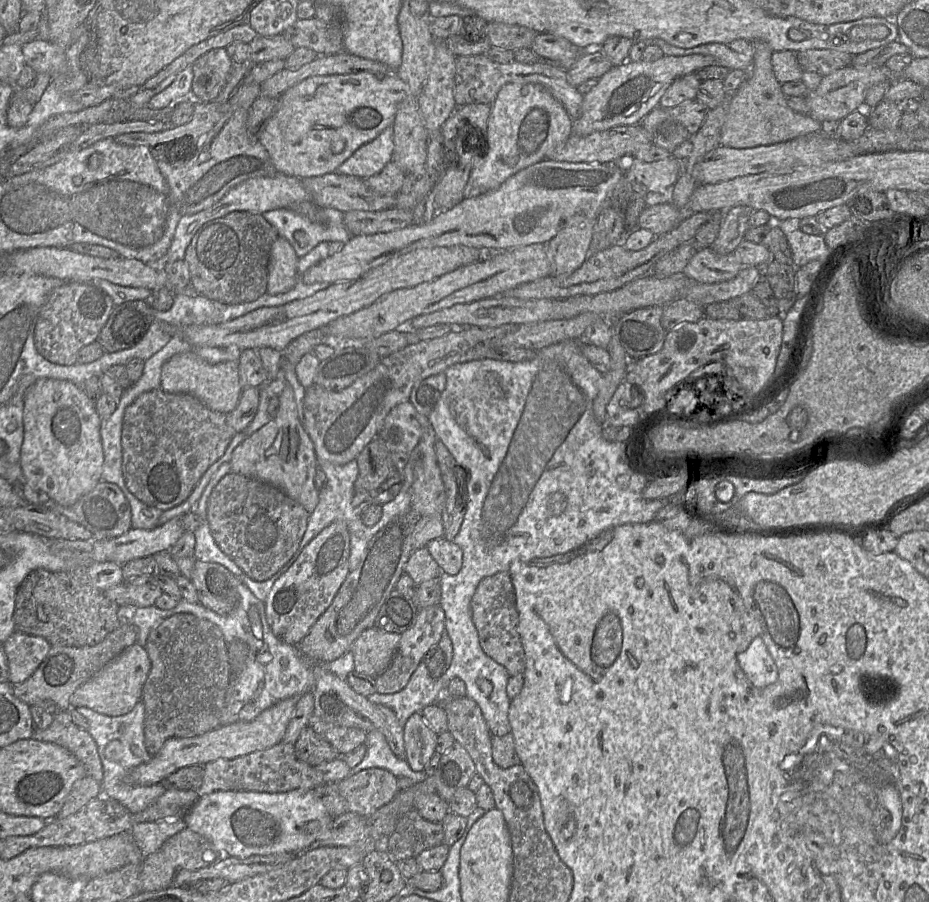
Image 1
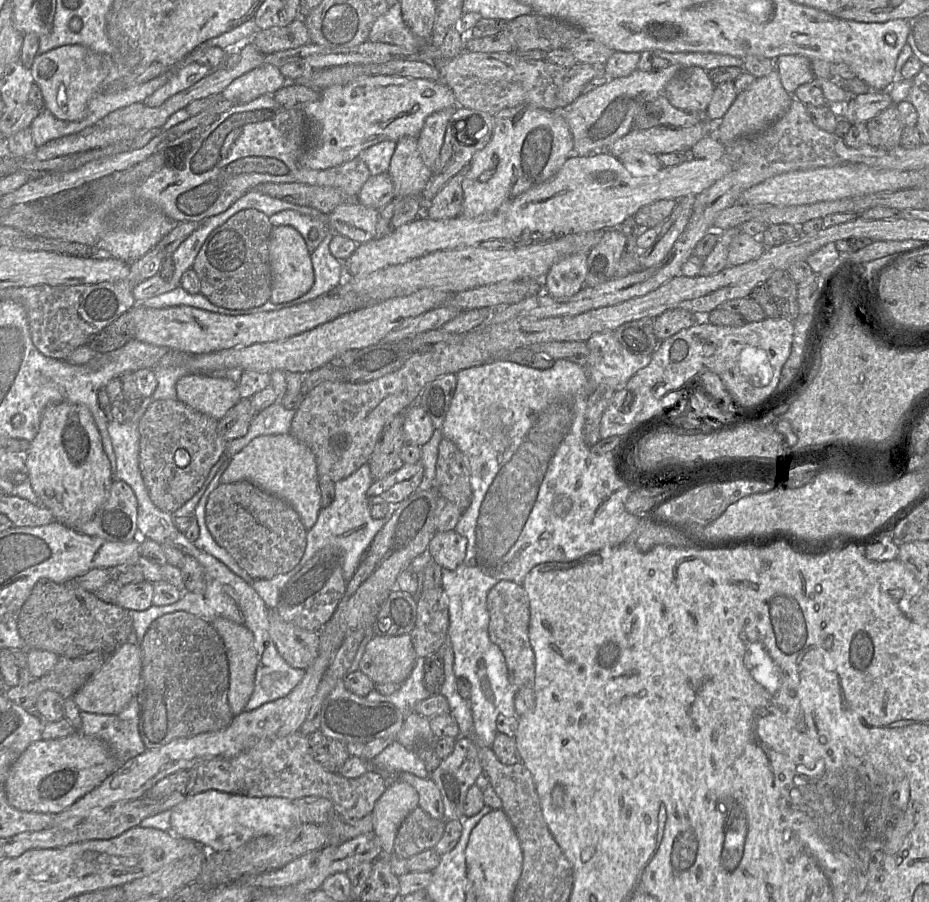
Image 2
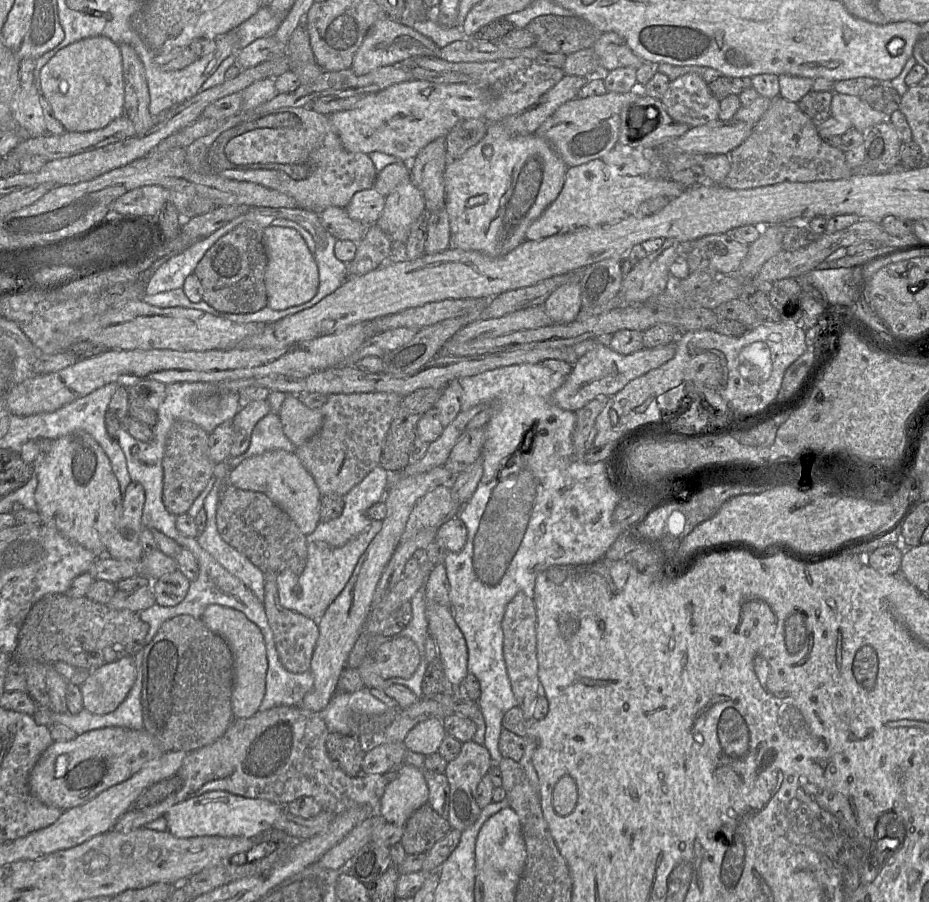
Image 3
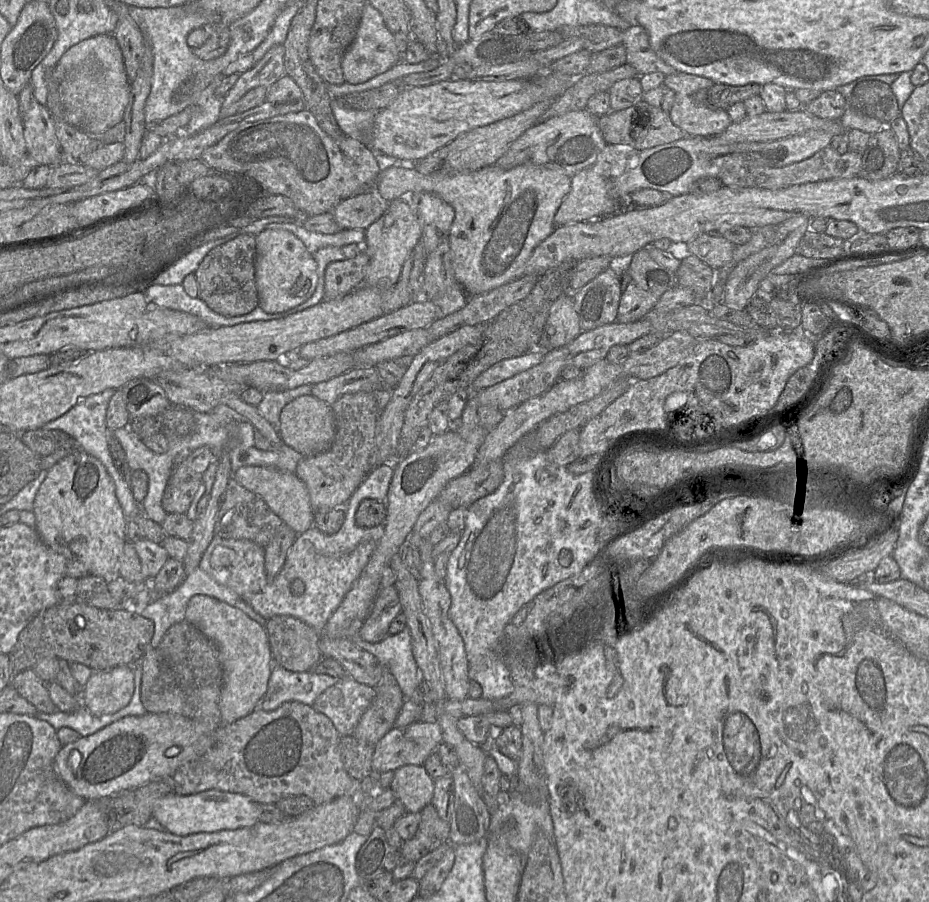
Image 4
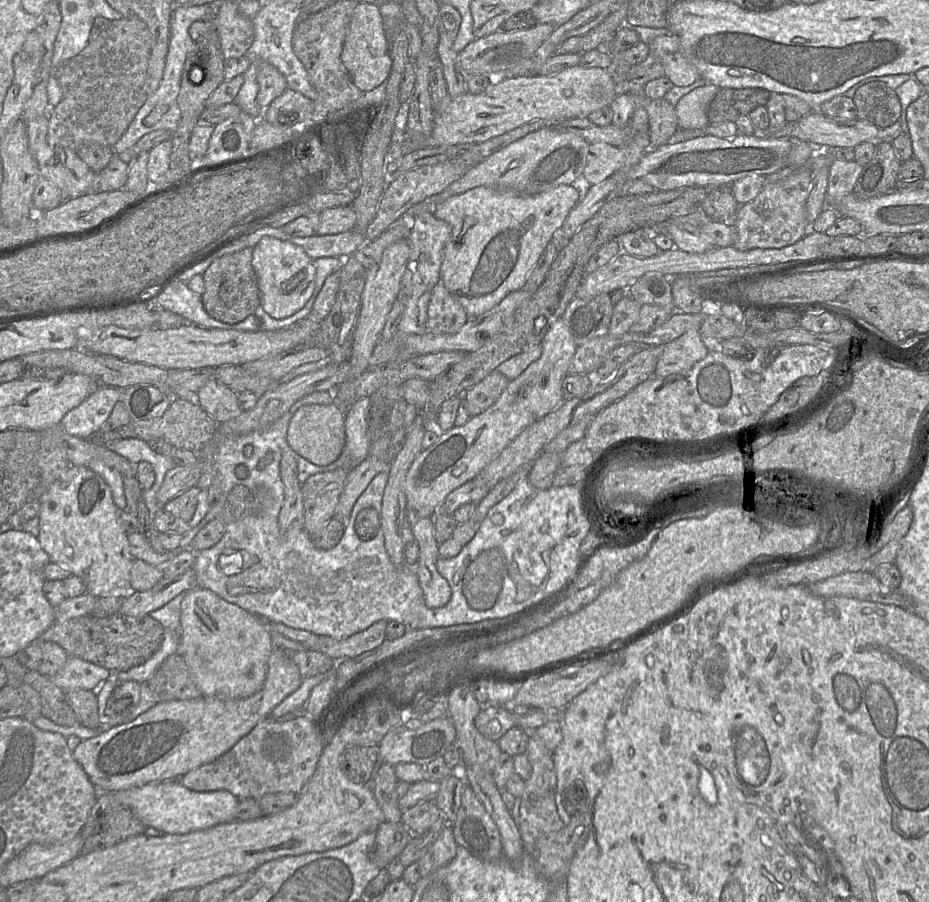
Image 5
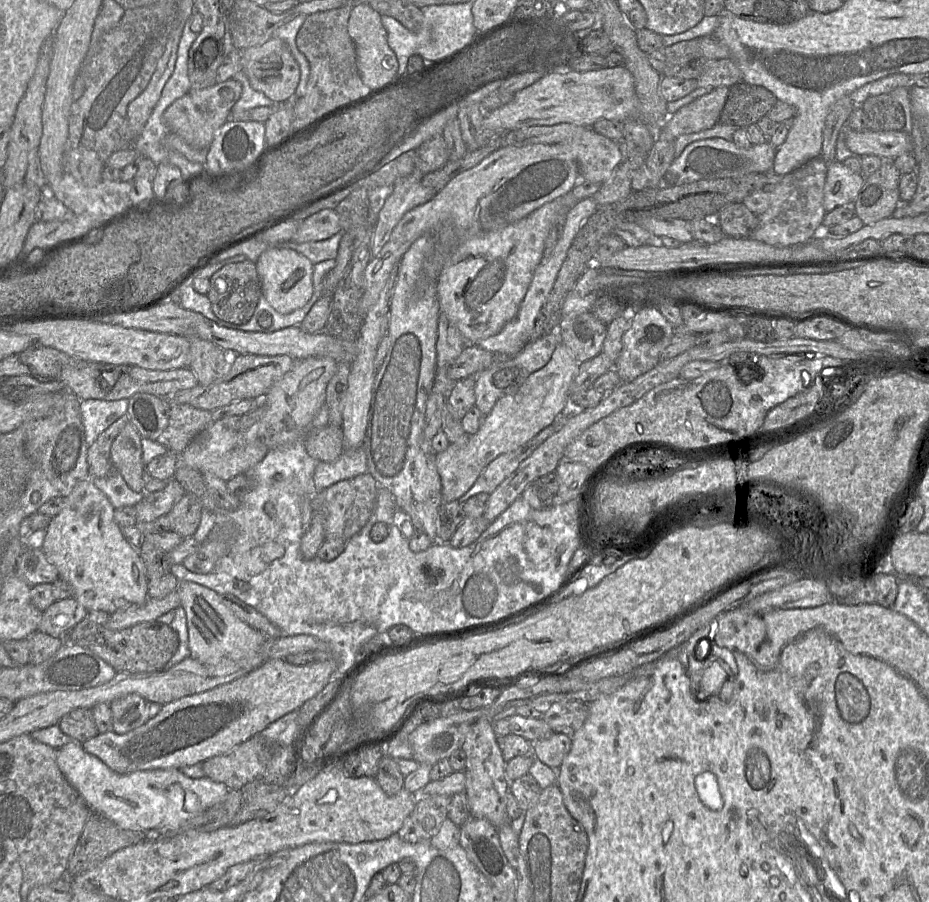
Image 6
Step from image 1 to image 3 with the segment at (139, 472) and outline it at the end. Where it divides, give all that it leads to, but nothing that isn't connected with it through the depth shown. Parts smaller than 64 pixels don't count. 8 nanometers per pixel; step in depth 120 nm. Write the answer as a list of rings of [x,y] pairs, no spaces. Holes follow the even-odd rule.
[[[183,420],[175,421],[167,433],[162,460],[162,501],[165,509],[174,516],[187,513],[213,475],[216,464],[210,460],[208,455],[208,439],[209,433],[195,424]]]

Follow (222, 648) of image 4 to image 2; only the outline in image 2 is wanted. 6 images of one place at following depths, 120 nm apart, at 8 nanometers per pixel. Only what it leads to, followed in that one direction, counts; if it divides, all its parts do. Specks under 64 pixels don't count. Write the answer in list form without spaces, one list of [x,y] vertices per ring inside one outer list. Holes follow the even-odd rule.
[[[216,618],[211,625],[225,645],[230,673],[228,702],[232,713],[237,716],[245,711],[254,690],[258,665],[254,636],[247,627],[226,618]]]

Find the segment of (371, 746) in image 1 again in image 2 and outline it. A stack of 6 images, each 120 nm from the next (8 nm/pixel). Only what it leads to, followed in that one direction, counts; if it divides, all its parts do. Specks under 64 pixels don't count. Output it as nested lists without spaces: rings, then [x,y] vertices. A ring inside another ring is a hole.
[[[394,741],[370,762],[370,769],[387,772],[408,772],[419,778],[429,778],[425,762],[415,750],[407,750],[401,743]]]

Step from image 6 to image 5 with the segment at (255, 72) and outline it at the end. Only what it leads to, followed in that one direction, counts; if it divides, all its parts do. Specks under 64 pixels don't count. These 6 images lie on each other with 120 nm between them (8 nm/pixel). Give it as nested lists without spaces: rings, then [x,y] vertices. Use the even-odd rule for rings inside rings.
[[[264,60],[258,61],[256,80],[259,86],[256,101],[262,108],[267,108],[288,88],[284,75]]]

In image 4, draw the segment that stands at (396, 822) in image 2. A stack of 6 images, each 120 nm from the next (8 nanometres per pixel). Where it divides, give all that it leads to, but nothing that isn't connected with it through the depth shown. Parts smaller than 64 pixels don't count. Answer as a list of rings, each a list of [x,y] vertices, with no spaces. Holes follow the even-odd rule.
[[[406,765],[394,771],[390,789],[406,813],[416,813],[431,804],[434,780],[423,765]]]

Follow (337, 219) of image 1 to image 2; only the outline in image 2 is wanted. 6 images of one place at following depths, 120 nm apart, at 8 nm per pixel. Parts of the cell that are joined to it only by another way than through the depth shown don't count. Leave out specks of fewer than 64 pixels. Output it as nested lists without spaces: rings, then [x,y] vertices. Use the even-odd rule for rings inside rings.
[[[292,210],[273,214],[269,217],[269,222],[272,227],[291,226],[296,229],[304,238],[309,253],[330,233],[326,223]]]

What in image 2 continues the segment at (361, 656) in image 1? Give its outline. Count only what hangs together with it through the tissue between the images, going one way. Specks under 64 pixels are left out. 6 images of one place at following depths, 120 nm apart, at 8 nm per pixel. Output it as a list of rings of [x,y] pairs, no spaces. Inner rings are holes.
[[[410,633],[375,635],[366,645],[359,670],[375,684],[402,684],[411,674],[416,660]]]

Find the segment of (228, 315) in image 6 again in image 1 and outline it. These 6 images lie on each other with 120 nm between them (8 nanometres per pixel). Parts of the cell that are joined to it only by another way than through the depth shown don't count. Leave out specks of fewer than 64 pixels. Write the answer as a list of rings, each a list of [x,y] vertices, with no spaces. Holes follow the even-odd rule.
[[[234,211],[199,228],[186,249],[191,287],[224,304],[252,302],[267,292],[271,248],[279,237],[262,214]]]

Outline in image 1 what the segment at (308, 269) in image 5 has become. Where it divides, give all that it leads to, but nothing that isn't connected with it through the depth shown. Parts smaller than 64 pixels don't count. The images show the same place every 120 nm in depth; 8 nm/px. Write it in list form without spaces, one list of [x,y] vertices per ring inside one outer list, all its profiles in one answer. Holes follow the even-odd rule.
[[[279,236],[271,248],[267,293],[282,294],[295,286],[298,260],[291,244]]]

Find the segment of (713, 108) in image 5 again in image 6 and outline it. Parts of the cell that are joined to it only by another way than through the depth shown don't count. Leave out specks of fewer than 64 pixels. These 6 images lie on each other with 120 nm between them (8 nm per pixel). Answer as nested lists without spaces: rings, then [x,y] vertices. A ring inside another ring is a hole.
[[[739,82],[729,87],[729,93],[719,122],[746,128],[772,109],[778,99],[767,88]]]

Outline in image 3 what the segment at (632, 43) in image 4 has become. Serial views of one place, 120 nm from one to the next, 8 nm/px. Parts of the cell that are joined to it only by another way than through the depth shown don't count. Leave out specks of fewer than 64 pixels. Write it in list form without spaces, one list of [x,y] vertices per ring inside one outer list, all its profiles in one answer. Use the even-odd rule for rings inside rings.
[[[605,32],[594,43],[592,48],[599,59],[600,70],[614,70],[632,67],[636,70],[643,60],[627,45],[624,38],[615,32]]]

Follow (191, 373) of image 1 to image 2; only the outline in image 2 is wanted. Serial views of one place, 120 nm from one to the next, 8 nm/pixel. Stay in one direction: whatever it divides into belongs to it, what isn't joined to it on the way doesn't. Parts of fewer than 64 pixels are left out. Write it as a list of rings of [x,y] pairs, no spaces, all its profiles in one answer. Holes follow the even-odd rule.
[[[189,374],[176,383],[177,400],[217,421],[240,400],[238,384],[228,378]]]

